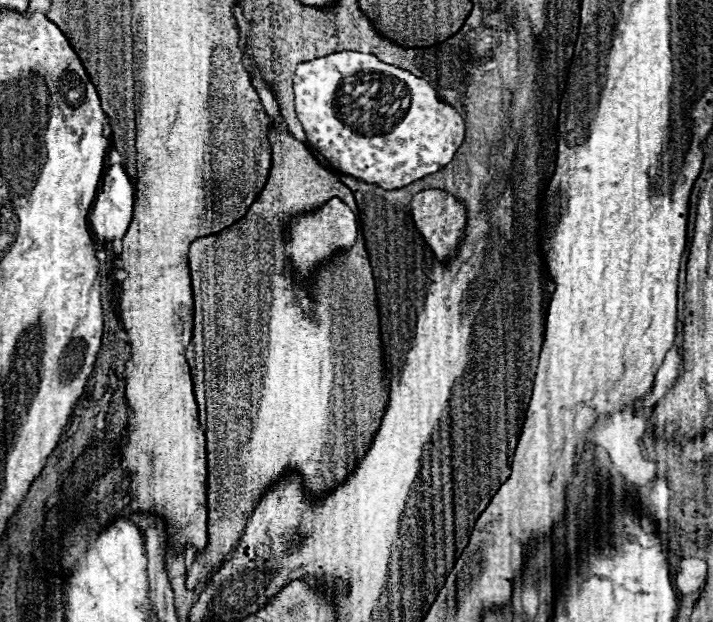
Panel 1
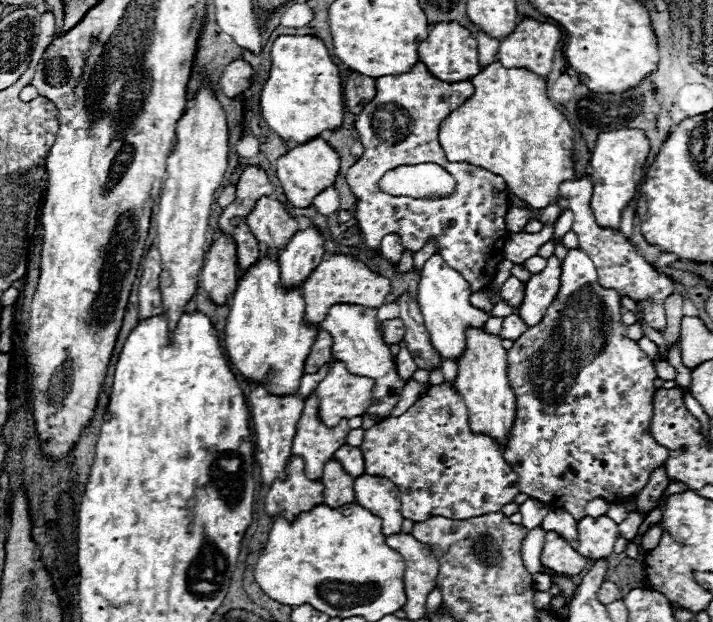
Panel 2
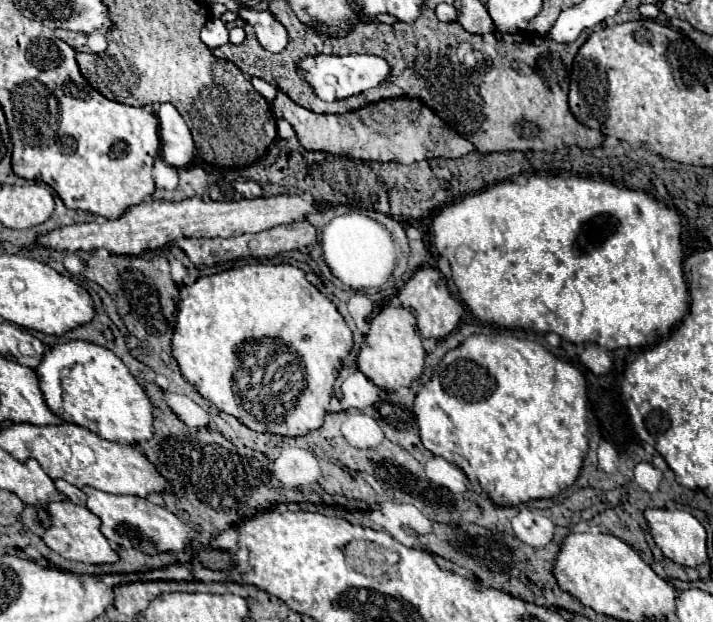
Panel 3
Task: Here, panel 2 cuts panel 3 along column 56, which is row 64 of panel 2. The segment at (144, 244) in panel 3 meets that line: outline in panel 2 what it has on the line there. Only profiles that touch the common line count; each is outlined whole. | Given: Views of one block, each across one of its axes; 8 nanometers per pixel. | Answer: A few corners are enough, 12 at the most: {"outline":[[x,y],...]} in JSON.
{"outline":[[234,60],[224,68],[218,84],[226,96],[250,88],[254,70]]}

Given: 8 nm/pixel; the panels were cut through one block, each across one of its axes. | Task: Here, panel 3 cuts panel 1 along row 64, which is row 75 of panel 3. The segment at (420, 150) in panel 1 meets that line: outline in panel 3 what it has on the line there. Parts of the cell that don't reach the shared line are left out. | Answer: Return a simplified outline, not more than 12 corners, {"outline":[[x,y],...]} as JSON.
{"outline":[[308,54],[298,76],[334,102],[386,84],[374,54]]}

